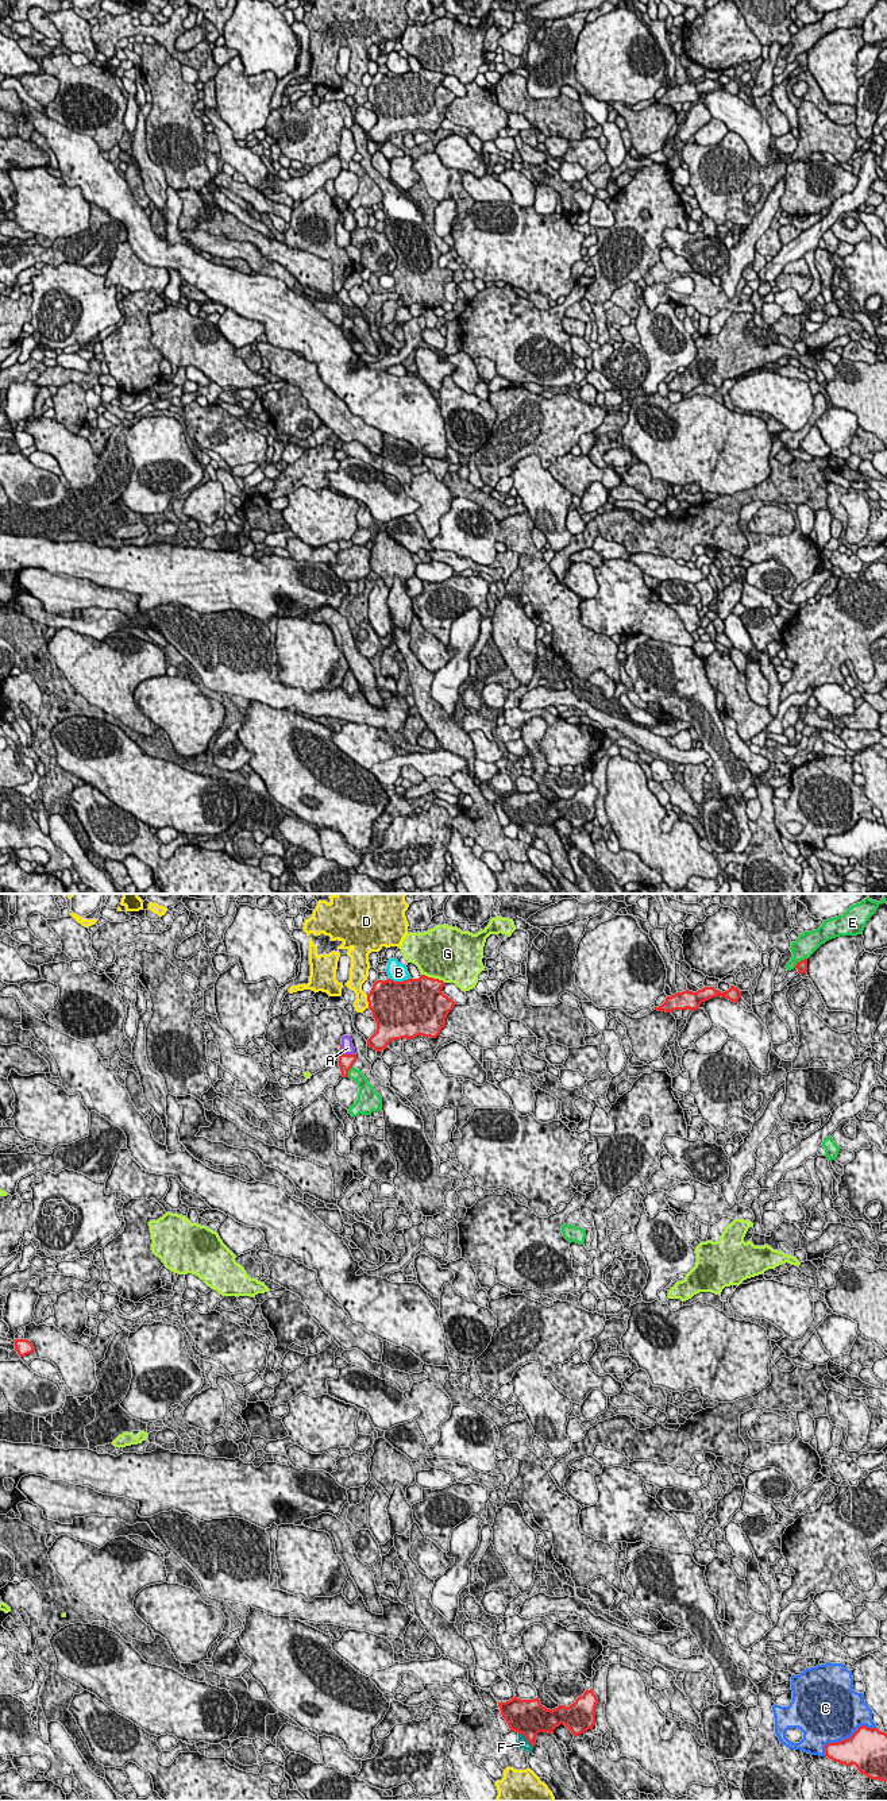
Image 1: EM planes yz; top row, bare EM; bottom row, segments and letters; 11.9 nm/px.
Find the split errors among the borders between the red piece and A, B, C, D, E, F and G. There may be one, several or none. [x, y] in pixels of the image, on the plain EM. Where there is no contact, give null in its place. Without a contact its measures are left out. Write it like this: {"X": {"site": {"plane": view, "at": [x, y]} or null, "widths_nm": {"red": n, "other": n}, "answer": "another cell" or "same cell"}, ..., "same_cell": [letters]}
{"A": {"site": {"plane": "yz", "at": [344, 147]}, "widths_nm": {"red": 190, "other": 160}, "answer": "same cell"}, "B": {"site": {"plane": "yz", "at": [400, 74]}, "widths_nm": {"red": 500, "other": 220}, "answer": "another cell"}, "C": {"site": {"plane": "yz", "at": [845, 832]}, "widths_nm": {"red": 440, "other": 480}, "answer": "another cell"}, "D": {"site": {"plane": "yz", "at": [367, 93]}, "widths_nm": {"red": 480, "other": 160}, "answer": "another cell"}, "E": {"site": {"plane": "yz", "at": [799, 54]}, "widths_nm": {"red": 130, "other": 260}, "answer": "another cell"}, "F": {"site": {"plane": "yz", "at": [527, 832]}, "widths_nm": {"red": 400, "other": 130}, "answer": "another cell"}, "G": {"site": {"plane": "yz", "at": [432, 70]}, "widths_nm": {"red": 440, "other": 500}, "answer": "another cell"}, "same_cell": ["A"]}

